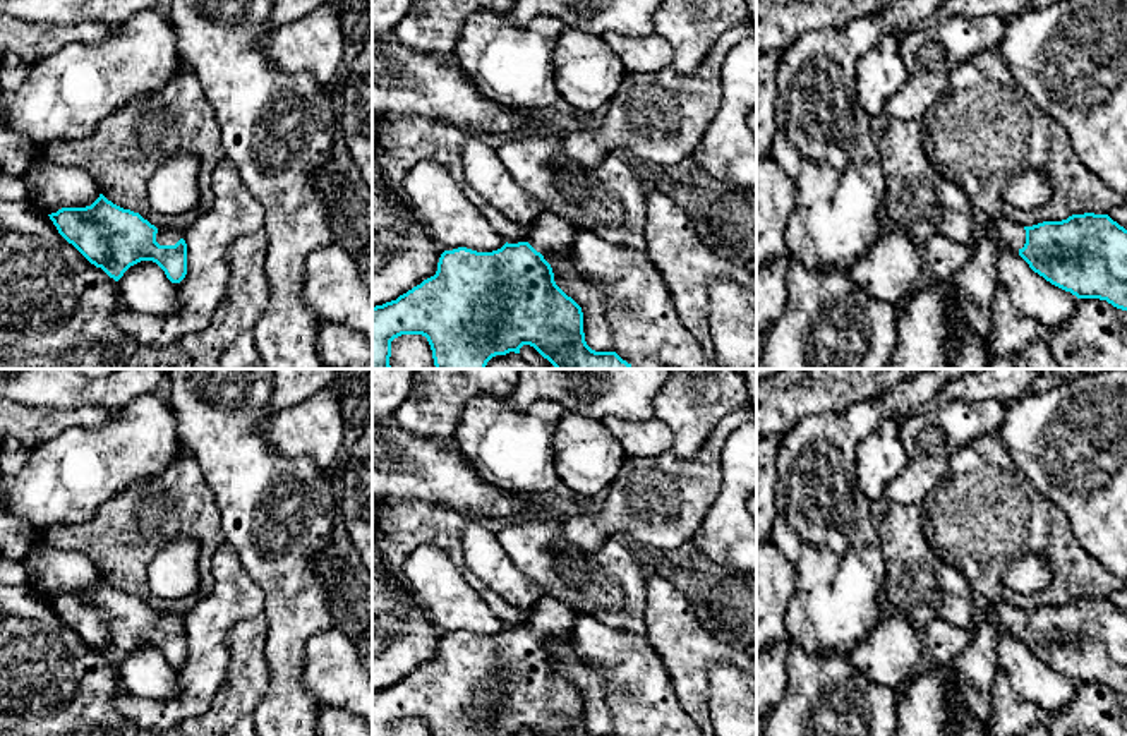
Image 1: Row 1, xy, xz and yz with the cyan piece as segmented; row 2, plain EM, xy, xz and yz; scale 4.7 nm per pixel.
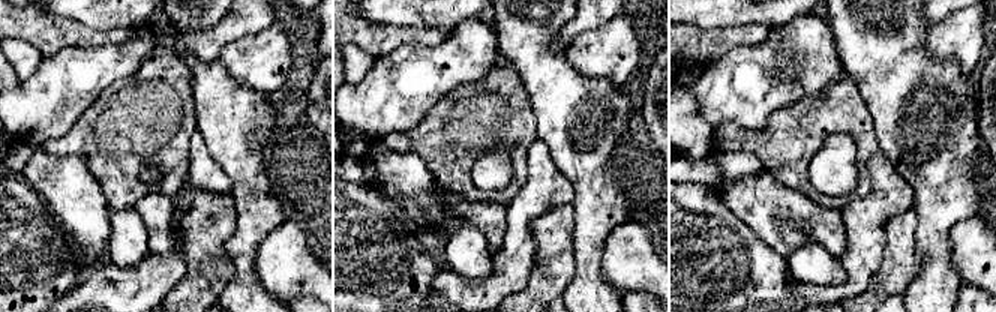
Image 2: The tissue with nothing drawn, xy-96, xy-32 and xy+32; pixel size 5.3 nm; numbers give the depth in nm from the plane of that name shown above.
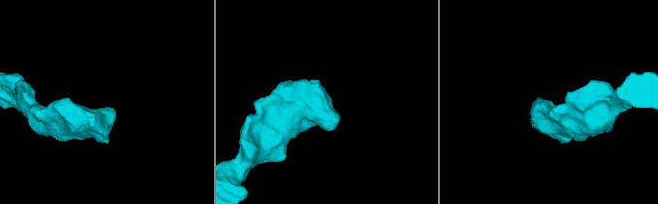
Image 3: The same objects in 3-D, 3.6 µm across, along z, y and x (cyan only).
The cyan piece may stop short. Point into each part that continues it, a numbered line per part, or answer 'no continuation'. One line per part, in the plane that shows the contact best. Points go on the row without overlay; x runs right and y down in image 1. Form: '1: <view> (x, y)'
1: xy (163, 621)

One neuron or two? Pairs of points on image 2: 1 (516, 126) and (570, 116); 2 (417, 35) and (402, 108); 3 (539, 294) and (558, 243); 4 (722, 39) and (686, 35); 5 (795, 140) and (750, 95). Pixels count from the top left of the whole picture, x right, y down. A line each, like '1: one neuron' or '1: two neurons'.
1: two neurons
2: two neurons
3: one neuron
4: one neuron
5: two neurons

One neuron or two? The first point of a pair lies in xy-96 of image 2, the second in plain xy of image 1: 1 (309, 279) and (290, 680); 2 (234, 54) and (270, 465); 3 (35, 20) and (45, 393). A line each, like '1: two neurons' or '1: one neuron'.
1: two neurons
2: two neurons
3: two neurons

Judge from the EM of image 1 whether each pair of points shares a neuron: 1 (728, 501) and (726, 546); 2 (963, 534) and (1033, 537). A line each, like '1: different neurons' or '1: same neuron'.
1: same neuron
2: same neuron

